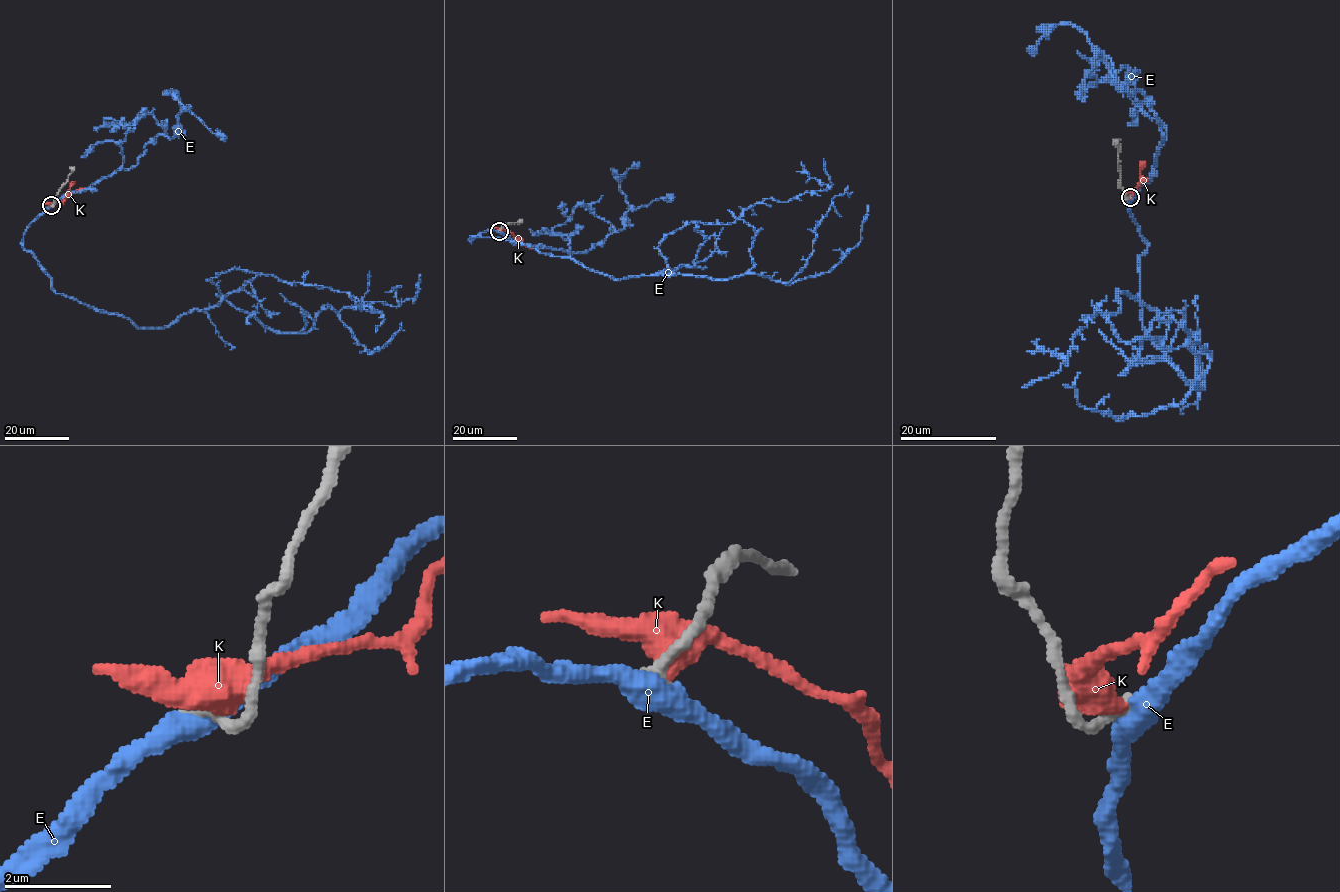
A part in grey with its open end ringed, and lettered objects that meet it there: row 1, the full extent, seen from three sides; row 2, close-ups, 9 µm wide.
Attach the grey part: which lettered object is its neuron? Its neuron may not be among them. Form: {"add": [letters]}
{"add": ["E"]}

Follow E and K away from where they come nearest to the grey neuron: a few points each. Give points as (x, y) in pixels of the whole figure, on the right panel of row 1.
E: (1131, 197), (1143, 329), (1198, 380), (1193, 335), (1193, 388), (1205, 347), (1207, 370), (1116, 416), (1079, 372)
K: (1128, 198), (1131, 191), (1157, 170)

